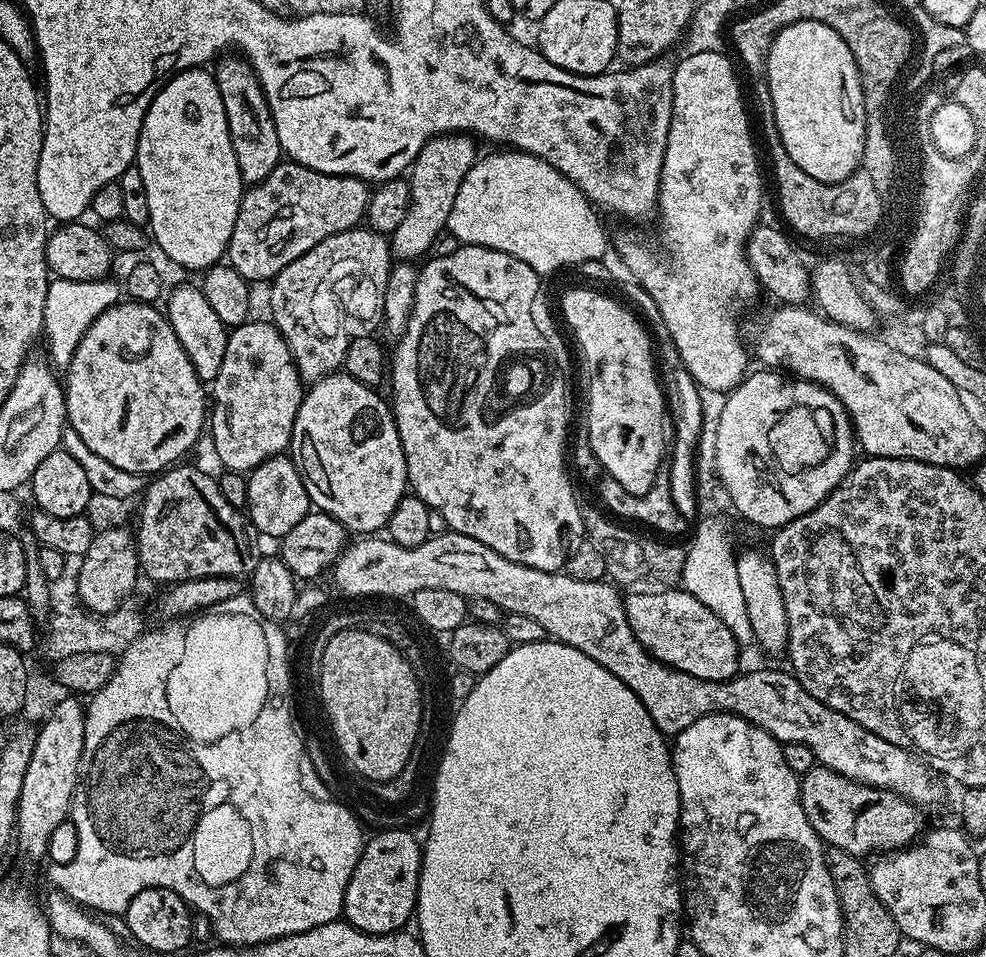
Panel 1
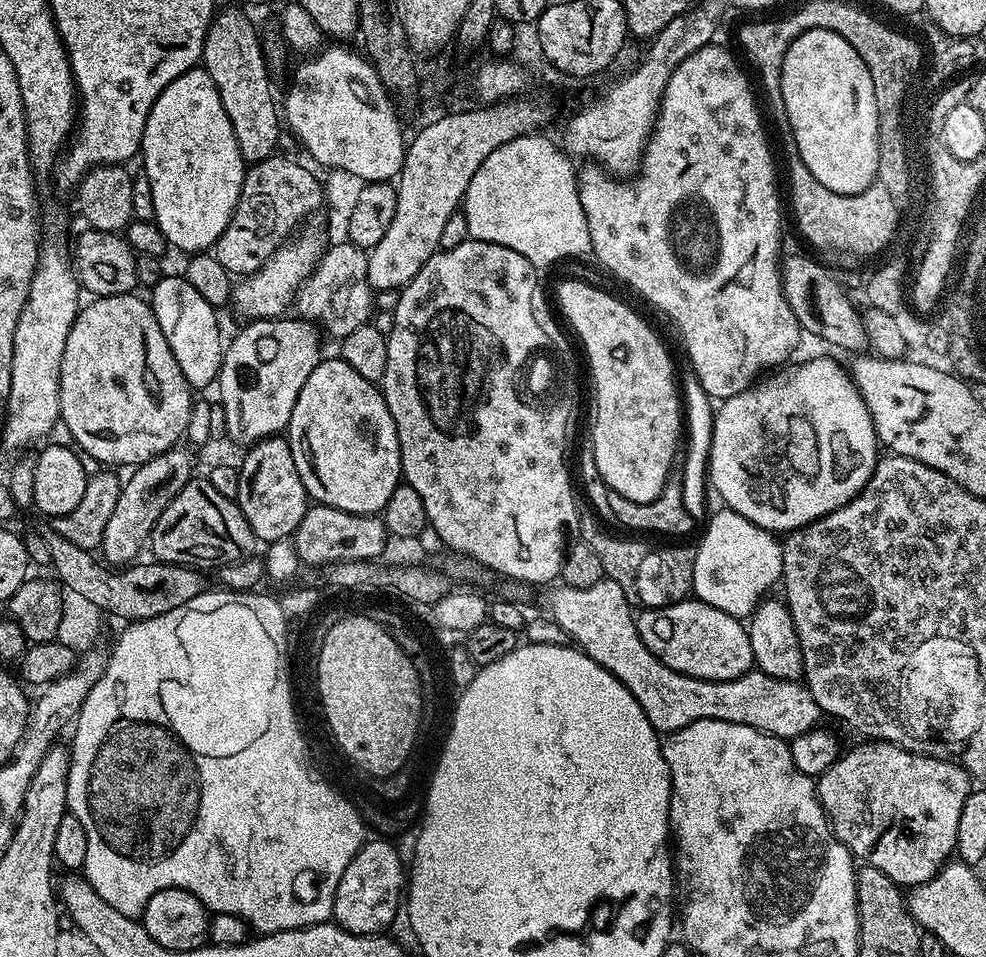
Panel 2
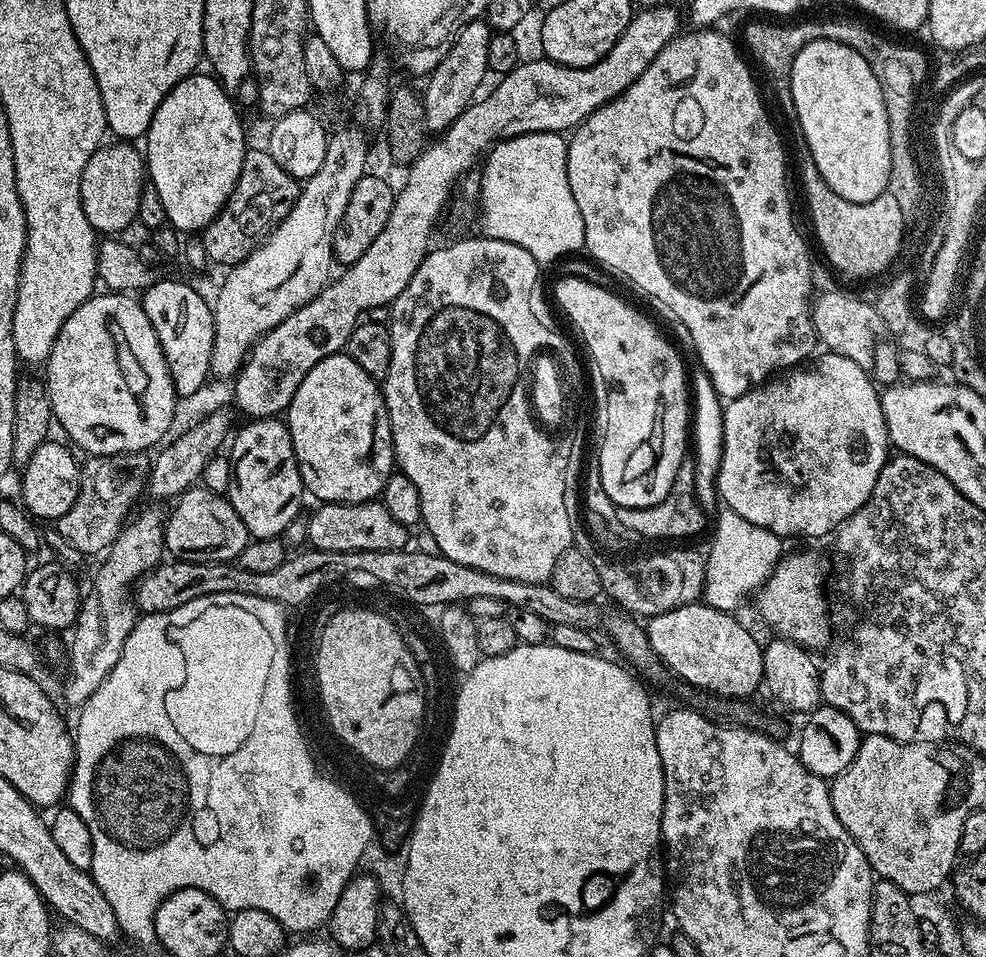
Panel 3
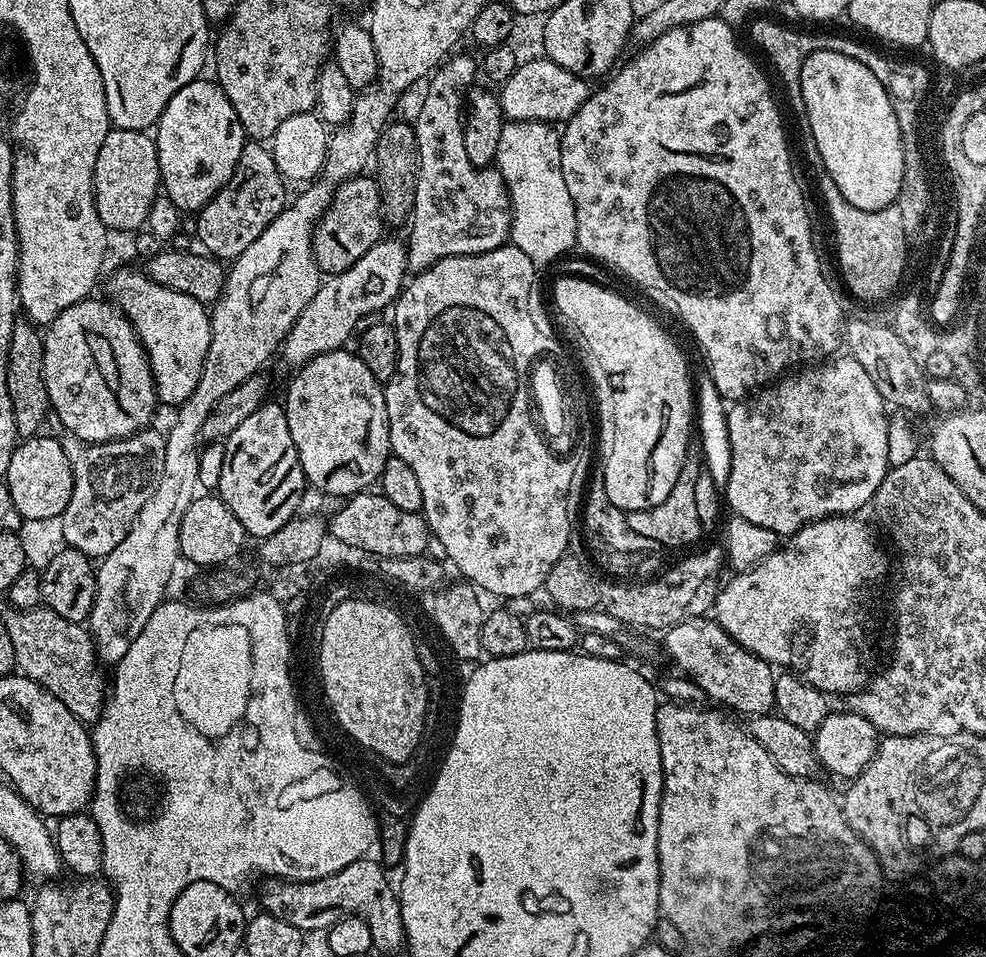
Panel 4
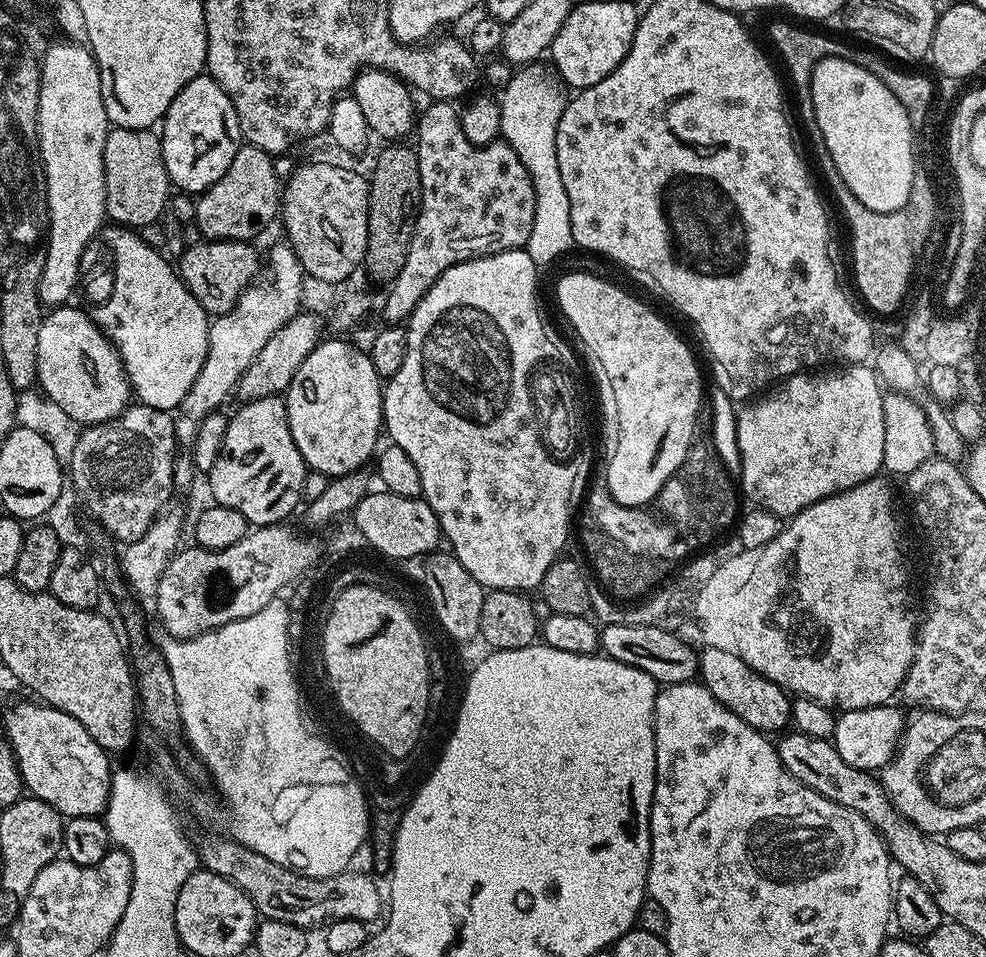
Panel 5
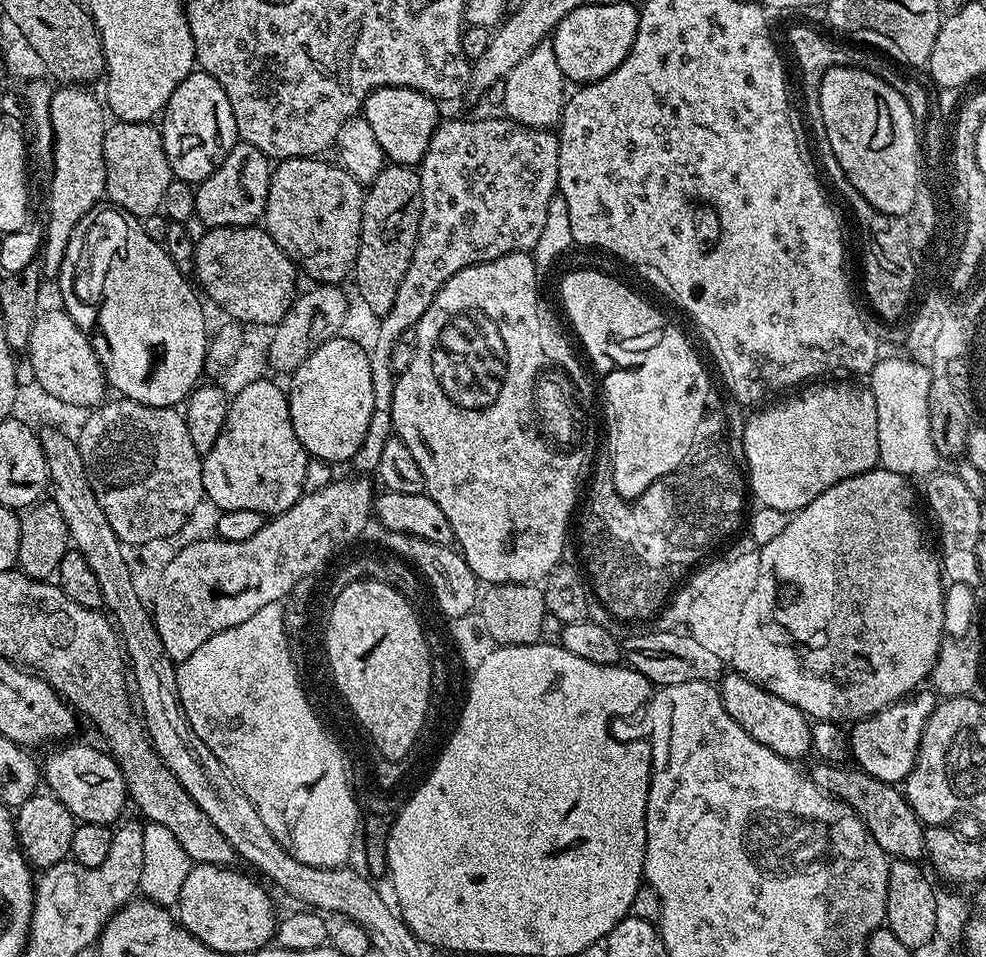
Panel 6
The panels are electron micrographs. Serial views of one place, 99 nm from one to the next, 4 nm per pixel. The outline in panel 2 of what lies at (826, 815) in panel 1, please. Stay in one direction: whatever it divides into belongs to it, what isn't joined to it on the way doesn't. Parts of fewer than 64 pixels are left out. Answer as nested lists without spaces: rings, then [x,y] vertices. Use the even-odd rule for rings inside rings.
[[[860,742],[857,748],[852,748],[843,753],[840,759],[820,773],[815,781],[816,797],[824,807],[824,812],[828,815],[828,823],[832,825],[832,833],[837,840],[841,840],[847,846],[849,852],[857,861],[863,862],[870,867],[876,867],[892,879],[899,886],[915,886],[930,882],[936,873],[949,863],[950,857],[956,850],[956,835],[958,834],[958,814],[962,814],[962,802],[966,802],[970,791],[970,777],[959,764],[952,760],[937,760],[934,756],[926,756],[919,752],[909,752],[907,748],[900,748],[896,744],[885,744],[883,742]]]

